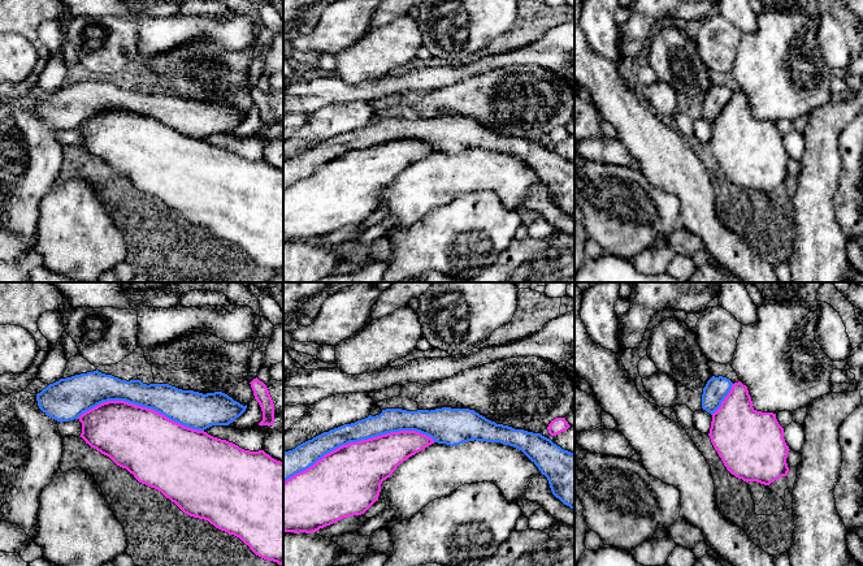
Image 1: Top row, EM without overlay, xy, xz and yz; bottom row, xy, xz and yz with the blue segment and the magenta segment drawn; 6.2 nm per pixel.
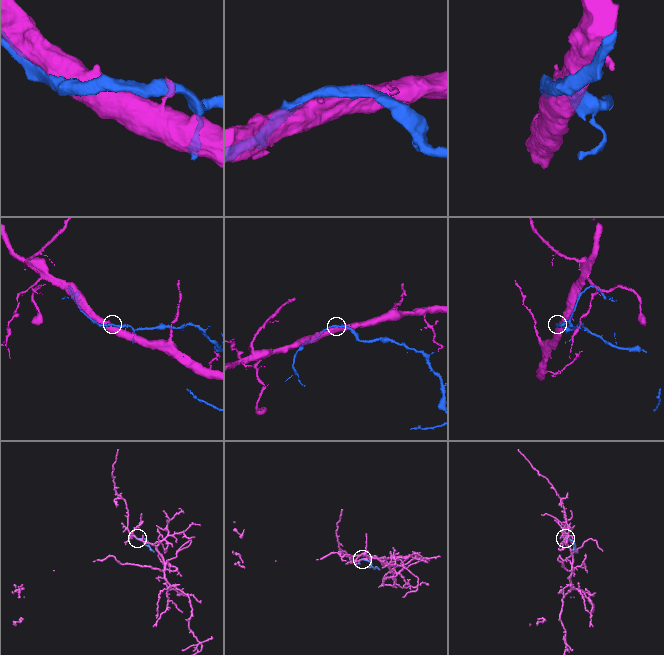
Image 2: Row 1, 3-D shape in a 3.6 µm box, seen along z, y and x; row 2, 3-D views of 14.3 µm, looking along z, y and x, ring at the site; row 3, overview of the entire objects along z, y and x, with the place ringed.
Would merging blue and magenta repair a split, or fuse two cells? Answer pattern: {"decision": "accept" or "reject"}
{"decision": "reject"}

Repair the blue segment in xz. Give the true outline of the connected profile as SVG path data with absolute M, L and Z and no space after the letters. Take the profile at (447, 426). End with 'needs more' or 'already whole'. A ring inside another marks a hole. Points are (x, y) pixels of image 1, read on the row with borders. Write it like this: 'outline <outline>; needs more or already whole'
outline M386 409L380 415L330 429L283 451L283 483L342 445L399 431L416 431L450 446L472 440L513 446L547 478L552 494L574 510L574 453L541 433L496 424L469 409Z; already whole

